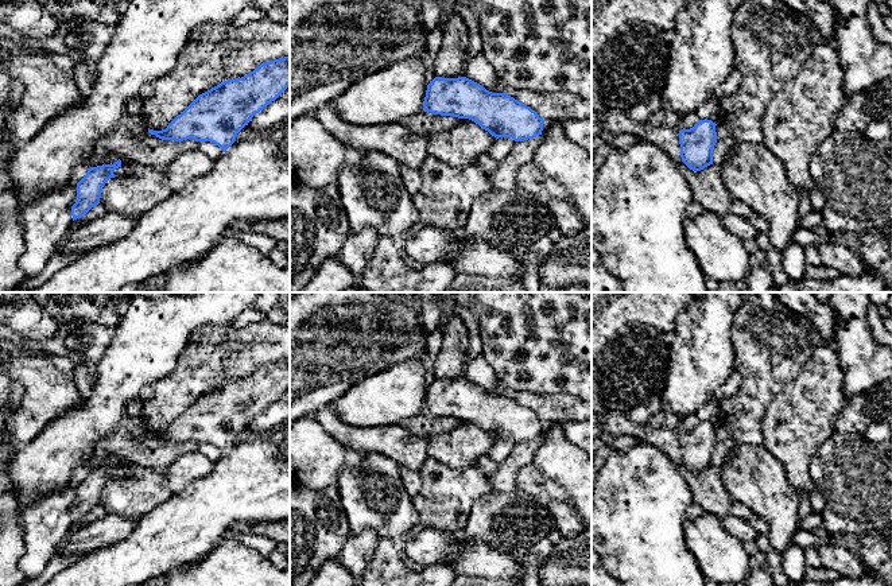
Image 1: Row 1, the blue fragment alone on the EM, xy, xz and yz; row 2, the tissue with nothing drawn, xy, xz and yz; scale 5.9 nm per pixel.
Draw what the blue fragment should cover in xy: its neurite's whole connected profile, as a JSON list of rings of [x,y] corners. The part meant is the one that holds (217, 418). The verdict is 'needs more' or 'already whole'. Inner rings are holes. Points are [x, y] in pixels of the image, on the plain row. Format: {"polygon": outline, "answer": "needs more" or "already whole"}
{"polygon": [[[290,357],[264,364],[241,380],[221,384],[199,396],[166,431],[154,432],[148,430],[148,434],[163,442],[183,443],[193,441],[195,443],[210,443],[226,453],[251,420],[275,403],[288,388]]], "answer": "already whole"}

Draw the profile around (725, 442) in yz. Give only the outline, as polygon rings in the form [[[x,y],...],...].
[[[717,426],[717,445],[713,450],[713,466],[722,467],[728,454],[734,447],[736,442],[726,427]]]

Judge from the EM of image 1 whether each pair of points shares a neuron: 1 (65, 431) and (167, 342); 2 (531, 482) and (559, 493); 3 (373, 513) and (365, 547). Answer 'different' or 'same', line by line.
1: same
2: same
3: different

